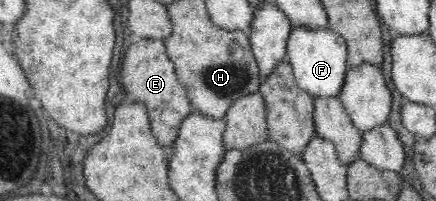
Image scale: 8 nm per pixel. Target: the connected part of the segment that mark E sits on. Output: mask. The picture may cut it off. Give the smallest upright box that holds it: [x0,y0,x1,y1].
[118,38,194,146]

